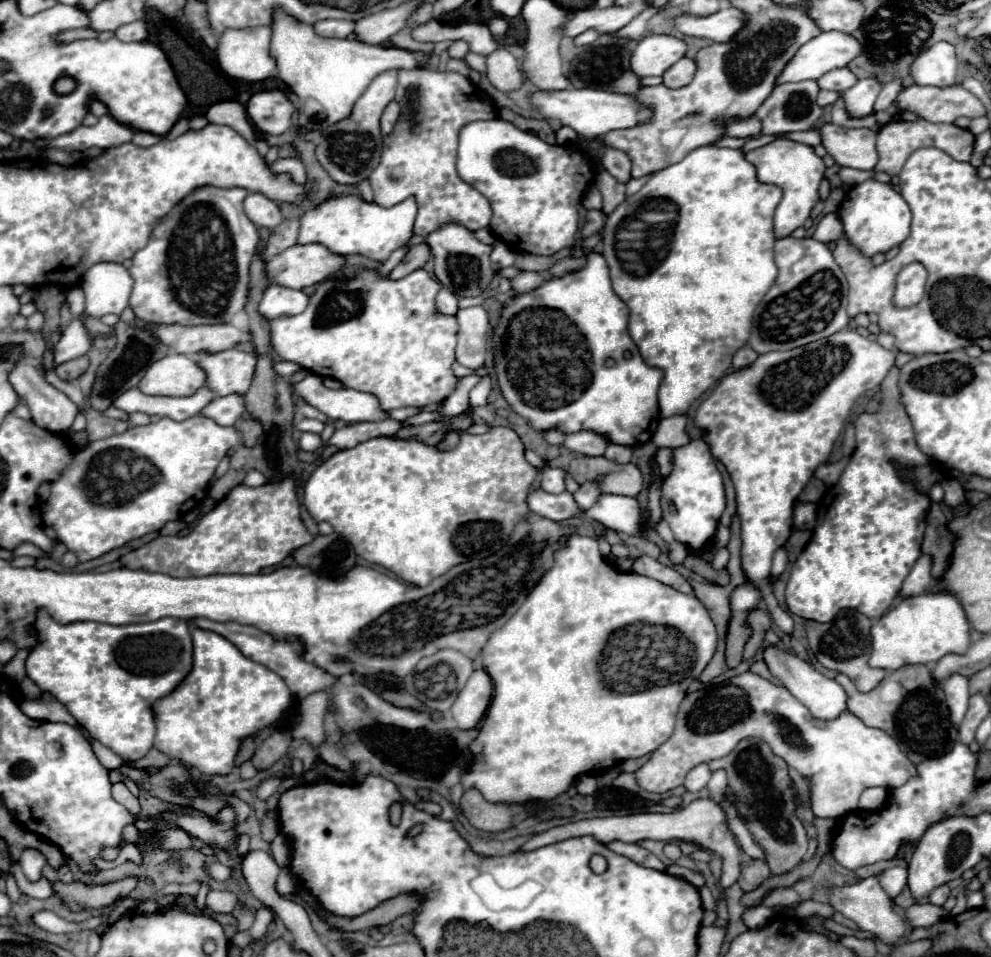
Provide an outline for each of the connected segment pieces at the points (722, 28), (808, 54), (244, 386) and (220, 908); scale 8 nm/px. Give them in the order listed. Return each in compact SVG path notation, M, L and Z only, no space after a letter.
M726 7L708 17L682 15L676 19L676 29L684 35L704 37L714 43L728 43L732 37L740 33L746 21L748 21L748 15L744 11L736 7Z
M828 31L804 43L798 53L784 65L776 77L776 85L790 81L820 79L824 73L844 67L860 53L860 43L848 33Z
M230 349L216 355L198 355L198 365L206 371L206 387L216 395L244 395L252 383L256 357L242 349Z
M210 891L206 897L206 907L214 913L230 913L236 905L236 895L228 891Z

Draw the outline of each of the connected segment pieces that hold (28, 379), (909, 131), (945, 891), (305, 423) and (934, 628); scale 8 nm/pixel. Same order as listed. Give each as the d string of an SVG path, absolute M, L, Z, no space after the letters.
M20 359L14 365L14 369L8 373L8 381L14 387L18 399L28 405L28 409L32 413L32 421L36 425L40 425L52 433L64 433L70 429L70 425L78 413L78 407L62 391L58 391L46 383L46 379L42 377L42 373L38 371L38 367L34 365L32 359Z
M918 119L916 123L908 121L892 121L886 123L884 129L878 131L878 141L876 141L876 151L878 151L878 163L874 171L884 171L888 175L898 175L902 171L902 165L906 159L922 147L936 147L954 157L956 161L970 161L972 147L974 147L974 135L968 129L960 129L956 125L946 125L946 123L928 123L924 119Z
M944 885L944 887L938 887L936 891L932 891L932 895L928 899L932 905L944 905L948 897L950 897L950 887Z
M302 419L298 425L296 425L298 431L310 431L310 433L322 433L324 429L324 423L322 421L316 421L316 419Z
M930 593L900 599L880 621L872 627L872 655L870 665L876 669L894 671L902 665L936 663L940 657L954 653L964 655L970 647L970 623L960 601L952 593Z

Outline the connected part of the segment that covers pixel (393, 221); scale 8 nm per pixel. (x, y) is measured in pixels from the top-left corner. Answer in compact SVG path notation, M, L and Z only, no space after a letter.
M332 197L324 201L320 207L304 213L300 219L300 245L320 243L326 245L330 251L340 255L360 253L374 261L386 261L392 251L404 247L406 241L412 237L412 225L416 219L416 203L414 199L406 199L396 207L380 207L376 203L366 203L360 197Z

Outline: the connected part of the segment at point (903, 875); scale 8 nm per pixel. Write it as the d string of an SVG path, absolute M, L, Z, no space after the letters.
M890 867L878 875L880 885L890 897L896 897L906 887L906 879L908 879L906 867Z

